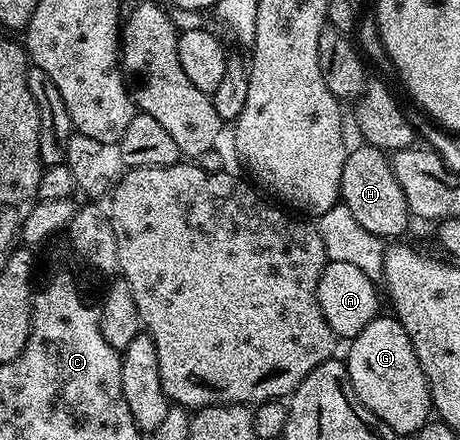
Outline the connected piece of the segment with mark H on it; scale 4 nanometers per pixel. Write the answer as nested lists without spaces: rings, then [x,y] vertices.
[[[359,144],[349,149],[346,160],[342,164],[342,180],[340,181],[340,198],[342,205],[350,208],[354,220],[366,228],[366,232],[374,232],[374,236],[385,240],[396,240],[408,226],[410,211],[406,204],[406,196],[402,192],[402,184],[398,184],[398,176],[394,176],[389,155],[377,147]]]

